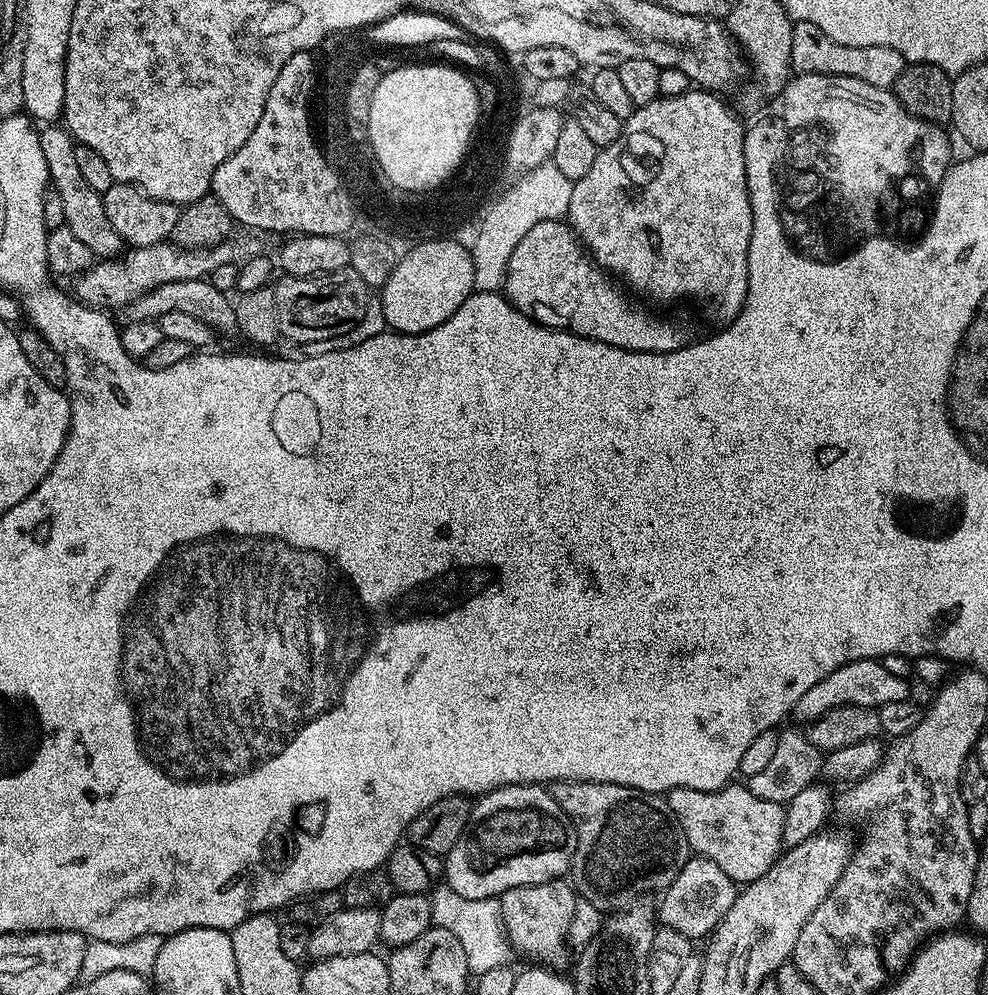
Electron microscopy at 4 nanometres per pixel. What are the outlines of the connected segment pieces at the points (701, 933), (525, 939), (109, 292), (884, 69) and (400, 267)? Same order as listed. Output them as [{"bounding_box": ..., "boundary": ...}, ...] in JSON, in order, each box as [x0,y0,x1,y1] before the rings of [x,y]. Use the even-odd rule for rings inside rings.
[{"bounding_box":[659,855,738,941],"boundary":[[[693,855],[686,862],[686,866],[682,866],[678,878],[674,878],[674,882],[669,888],[665,888],[659,897],[659,923],[670,930],[678,930],[678,934],[686,934],[690,941],[703,941],[712,935],[718,922],[722,922],[726,910],[730,910],[734,902],[737,891],[738,885],[726,874],[722,874],[722,869],[714,866],[714,862]]]},{"bounding_box":[499,879,578,966],"boundary":[[[563,879],[547,880],[541,884],[523,884],[499,897],[504,935],[513,953],[522,955],[536,966],[560,966],[568,933],[576,918],[578,896],[571,883]],[[565,883],[565,884],[564,884]]]},{"bounding_box":[74,242,233,310],"boundary":[[[165,242],[141,248],[129,247],[115,258],[104,258],[93,263],[92,267],[75,281],[77,284],[74,295],[81,304],[90,308],[104,310],[116,307],[118,310],[129,301],[136,300],[166,282],[186,282],[211,277],[212,272],[218,270],[218,266],[233,263],[230,245],[231,243],[225,242],[213,248],[180,248],[174,243]]]},{"bounding_box":[790,21,906,89],"boundary":[[[795,21],[790,34],[790,62],[792,72],[799,74],[830,74],[858,78],[858,82],[870,82],[870,86],[891,89],[892,83],[902,74],[906,61],[898,50],[890,46],[842,46],[842,42],[834,42],[834,38],[826,38],[814,22]]]},{"bounding_box":[378,238,474,336],"boundary":[[[445,238],[439,240],[425,239],[423,242],[416,242],[416,245],[408,253],[401,255],[397,259],[394,270],[390,278],[379,289],[378,299],[382,306],[384,323],[391,331],[405,332],[411,336],[416,336],[419,332],[434,330],[442,322],[466,302],[466,298],[474,291],[474,262],[471,251],[467,247],[460,245],[456,238]]]}]

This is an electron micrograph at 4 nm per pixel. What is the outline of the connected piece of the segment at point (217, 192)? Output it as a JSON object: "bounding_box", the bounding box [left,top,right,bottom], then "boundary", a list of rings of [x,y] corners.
{"bounding_box":[211,52,332,230],"boundary":[[[299,52],[290,57],[270,90],[270,98],[266,98],[266,110],[262,110],[262,118],[258,118],[250,138],[214,170],[211,195],[226,206],[237,225],[245,224],[248,230],[256,229],[262,196],[304,196],[304,200],[310,200],[314,198],[314,170],[318,172],[320,168],[324,176],[332,176],[324,168],[324,160],[316,156],[316,148],[308,140],[308,120],[304,120],[304,96],[308,96],[308,76],[313,72],[312,54]]]}

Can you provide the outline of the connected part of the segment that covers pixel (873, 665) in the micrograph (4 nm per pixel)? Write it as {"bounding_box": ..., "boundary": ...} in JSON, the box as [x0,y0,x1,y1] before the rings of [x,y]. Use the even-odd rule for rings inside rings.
{"bounding_box":[790,660,910,726],"boundary":[[[880,660],[850,662],[846,666],[838,666],[838,670],[834,670],[834,674],[826,674],[826,678],[822,678],[822,682],[810,686],[810,690],[806,690],[806,694],[802,694],[802,698],[798,698],[798,702],[794,702],[790,716],[791,719],[796,719],[801,724],[800,726],[807,726],[818,718],[822,718],[822,714],[847,704],[879,710],[882,706],[886,706],[886,702],[902,702],[909,699],[908,685],[910,684],[907,679],[904,680],[898,678],[897,675],[890,674]]]}

